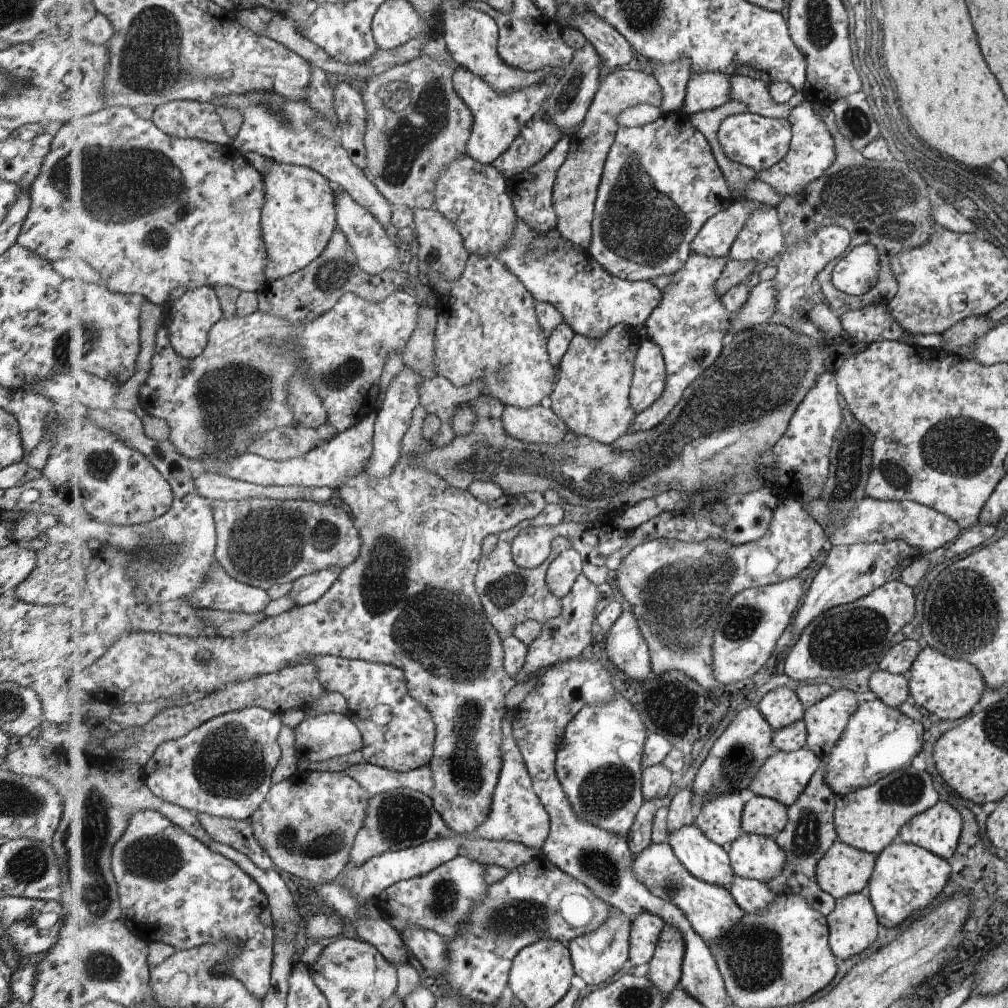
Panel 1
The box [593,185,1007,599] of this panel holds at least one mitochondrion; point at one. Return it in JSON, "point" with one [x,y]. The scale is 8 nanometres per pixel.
{"point":[965,448]}

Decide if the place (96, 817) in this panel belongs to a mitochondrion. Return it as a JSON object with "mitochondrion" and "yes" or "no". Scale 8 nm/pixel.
{"mitochondrion":"yes"}

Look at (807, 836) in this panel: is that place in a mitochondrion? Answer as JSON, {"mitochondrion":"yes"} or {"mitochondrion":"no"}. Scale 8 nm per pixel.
{"mitochondrion":"yes"}

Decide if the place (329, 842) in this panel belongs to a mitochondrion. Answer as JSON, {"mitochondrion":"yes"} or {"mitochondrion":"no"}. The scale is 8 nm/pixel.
{"mitochondrion":"yes"}

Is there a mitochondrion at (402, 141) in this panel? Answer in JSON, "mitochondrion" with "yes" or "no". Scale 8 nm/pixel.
{"mitochondrion":"yes"}

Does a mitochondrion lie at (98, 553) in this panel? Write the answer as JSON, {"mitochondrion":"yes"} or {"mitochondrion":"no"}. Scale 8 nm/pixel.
{"mitochondrion":"no"}

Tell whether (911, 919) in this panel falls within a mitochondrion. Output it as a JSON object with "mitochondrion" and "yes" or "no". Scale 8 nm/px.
{"mitochondrion":"no"}

